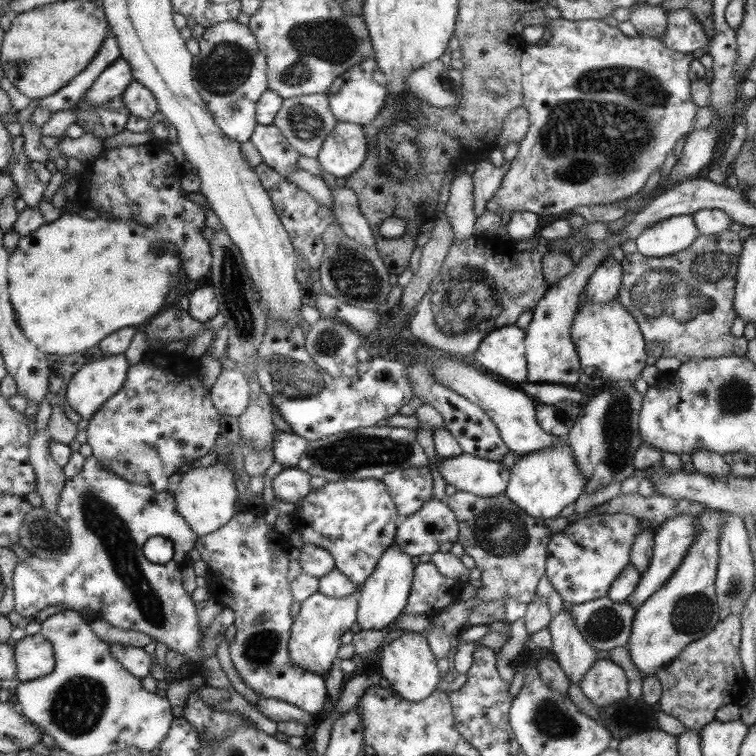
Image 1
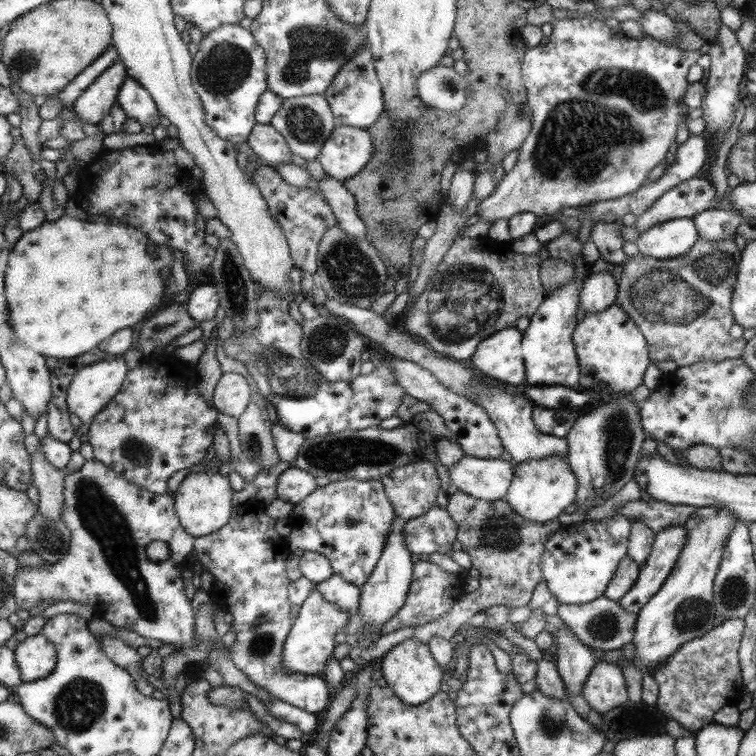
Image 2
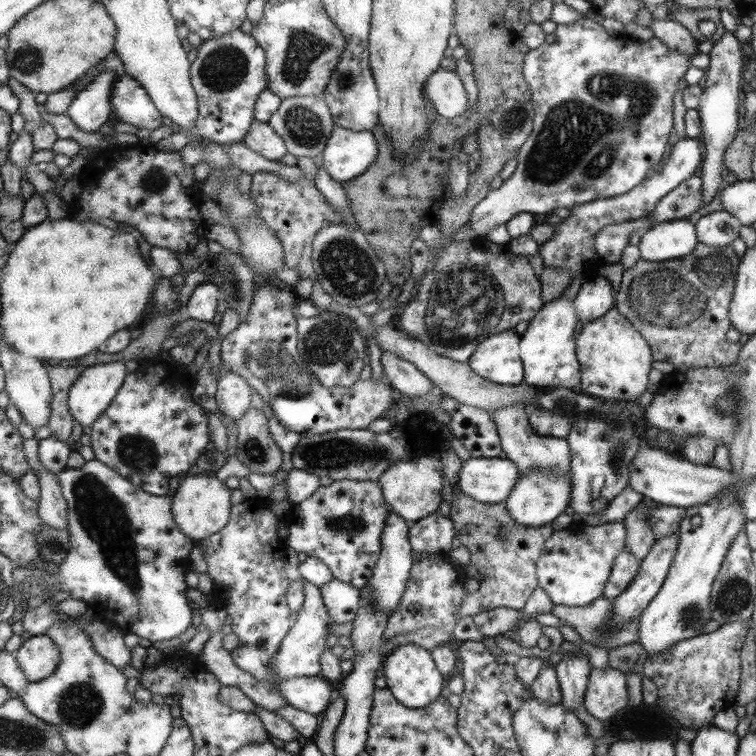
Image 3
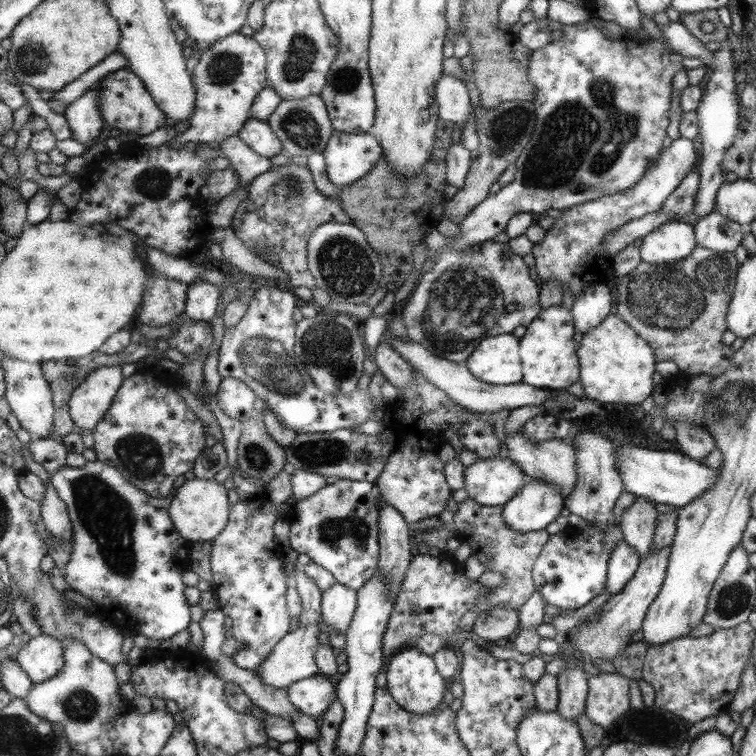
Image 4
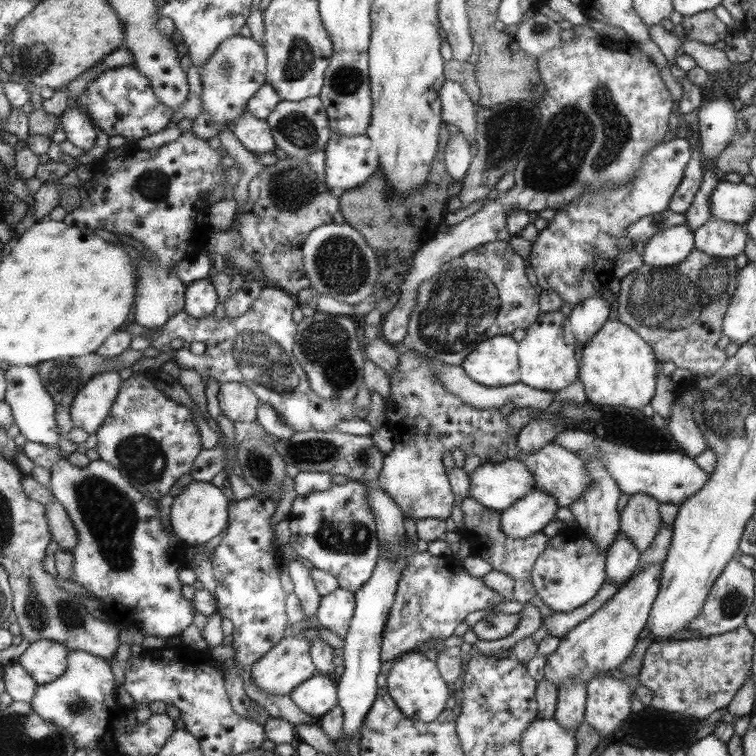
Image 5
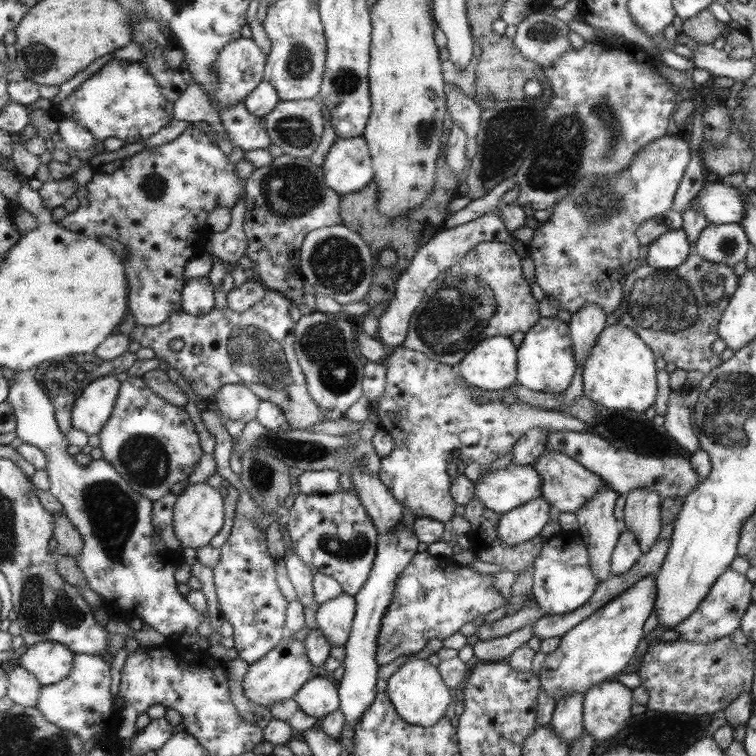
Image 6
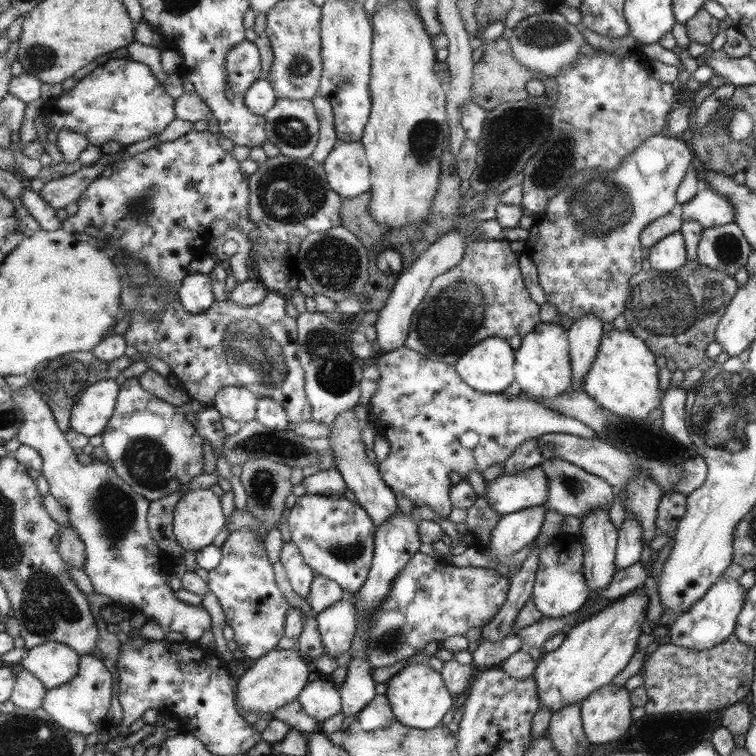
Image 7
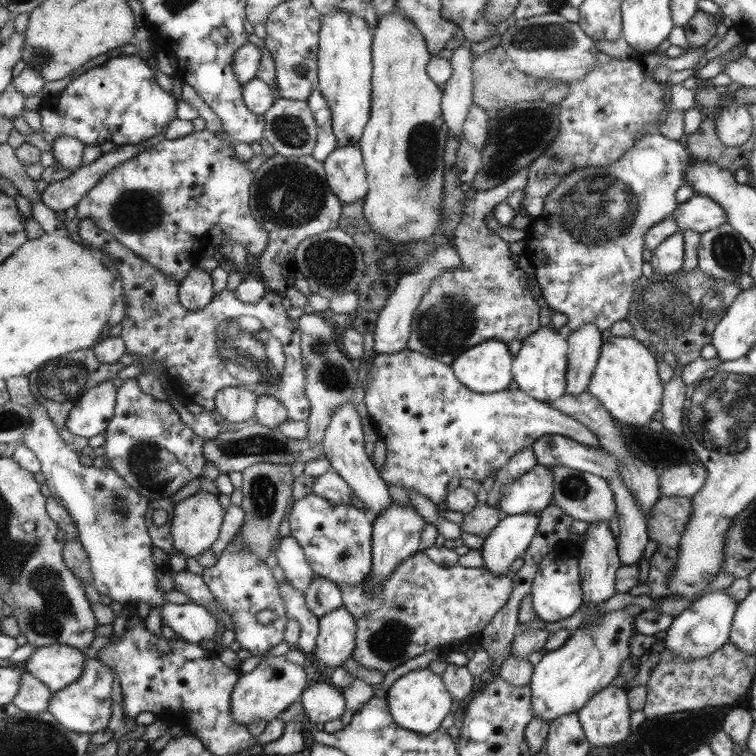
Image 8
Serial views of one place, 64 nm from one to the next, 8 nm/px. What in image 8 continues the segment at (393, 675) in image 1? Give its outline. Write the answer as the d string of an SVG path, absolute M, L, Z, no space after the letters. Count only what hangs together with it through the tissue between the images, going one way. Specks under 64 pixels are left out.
M418 667L399 677L385 696L396 725L423 736L439 731L442 720L450 714L450 706L452 706L452 698L450 698L444 683L443 677L430 671L428 667Z

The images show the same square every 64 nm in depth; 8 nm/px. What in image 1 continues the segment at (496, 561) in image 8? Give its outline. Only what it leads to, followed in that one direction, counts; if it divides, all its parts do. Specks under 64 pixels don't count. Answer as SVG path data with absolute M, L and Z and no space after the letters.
M566 438L550 448L518 456L518 461L510 468L511 480L508 483L506 497L519 506L532 518L546 520L560 516L560 512L574 504L584 490L586 479L575 463L574 453L571 451Z

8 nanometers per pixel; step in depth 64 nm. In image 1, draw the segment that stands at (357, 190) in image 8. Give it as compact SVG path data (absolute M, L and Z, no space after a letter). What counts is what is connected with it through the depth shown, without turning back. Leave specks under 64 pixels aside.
M340 122L327 136L317 159L321 170L339 179L355 174L365 163L368 142L361 124Z

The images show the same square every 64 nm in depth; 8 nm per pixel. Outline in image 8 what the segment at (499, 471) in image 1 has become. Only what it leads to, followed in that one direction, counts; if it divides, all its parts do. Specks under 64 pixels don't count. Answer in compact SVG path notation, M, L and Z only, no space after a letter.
M536 465L524 476L505 486L497 508L503 515L539 514L552 505L555 476L544 465Z

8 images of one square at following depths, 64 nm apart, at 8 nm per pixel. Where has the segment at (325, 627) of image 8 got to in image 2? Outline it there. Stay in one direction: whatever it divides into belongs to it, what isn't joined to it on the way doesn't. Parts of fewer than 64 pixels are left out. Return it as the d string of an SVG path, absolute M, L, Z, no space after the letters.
M333 574L331 578L317 584L318 590L330 604L339 606L349 616L359 614L360 587L346 582L341 576Z

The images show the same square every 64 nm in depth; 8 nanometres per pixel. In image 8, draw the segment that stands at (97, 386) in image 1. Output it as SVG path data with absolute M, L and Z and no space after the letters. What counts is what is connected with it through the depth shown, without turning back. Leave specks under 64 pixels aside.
M111 380L89 388L73 406L66 421L66 428L74 436L92 438L104 434L115 416L118 389Z

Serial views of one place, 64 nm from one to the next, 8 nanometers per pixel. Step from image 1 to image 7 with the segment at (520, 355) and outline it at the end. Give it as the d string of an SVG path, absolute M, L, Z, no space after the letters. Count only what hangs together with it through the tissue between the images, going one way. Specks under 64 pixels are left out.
M488 337L476 344L454 368L478 392L504 393L515 380L515 352L507 339Z

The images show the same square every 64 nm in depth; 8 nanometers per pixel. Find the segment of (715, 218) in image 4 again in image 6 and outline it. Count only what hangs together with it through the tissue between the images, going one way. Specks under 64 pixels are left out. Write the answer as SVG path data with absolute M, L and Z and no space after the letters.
M711 223L700 232L696 241L696 254L714 264L727 264L734 268L746 260L750 242L741 224Z

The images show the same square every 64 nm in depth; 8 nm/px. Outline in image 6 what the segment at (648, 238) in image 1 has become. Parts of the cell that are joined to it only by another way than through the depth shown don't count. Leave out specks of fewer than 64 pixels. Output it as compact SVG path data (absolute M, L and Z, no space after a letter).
M683 229L666 232L648 247L648 265L665 270L678 268L692 254L692 244Z

